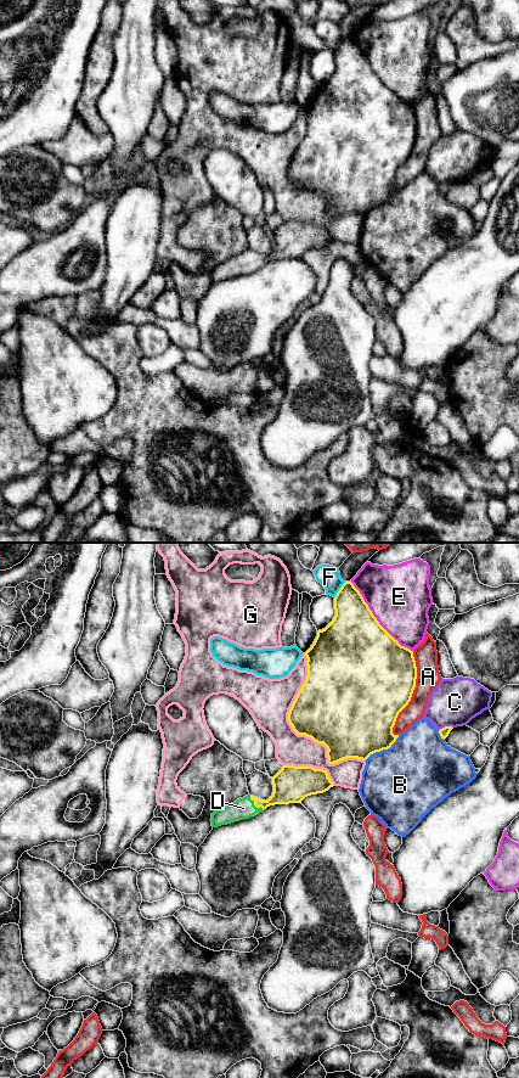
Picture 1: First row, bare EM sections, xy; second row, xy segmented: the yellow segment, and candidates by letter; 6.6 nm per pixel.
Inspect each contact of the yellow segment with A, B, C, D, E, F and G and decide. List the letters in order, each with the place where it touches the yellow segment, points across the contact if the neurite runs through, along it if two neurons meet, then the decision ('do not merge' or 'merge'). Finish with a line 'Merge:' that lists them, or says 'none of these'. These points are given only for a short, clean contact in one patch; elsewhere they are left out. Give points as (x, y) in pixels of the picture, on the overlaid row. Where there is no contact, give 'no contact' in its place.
A: contact xy (412, 692); do not merge
B: contact xy (383, 748); do not merge
C: contact xy (445, 726); do not merge
D: contact xy (254, 804); way xy (288, 789), (268, 803), (254, 804), (243, 808); merge
E: contact xy (376, 619); do not merge
F: contact xy (339, 590); do not merge
G: contact xy (297, 733); do not merge
Merge: D

